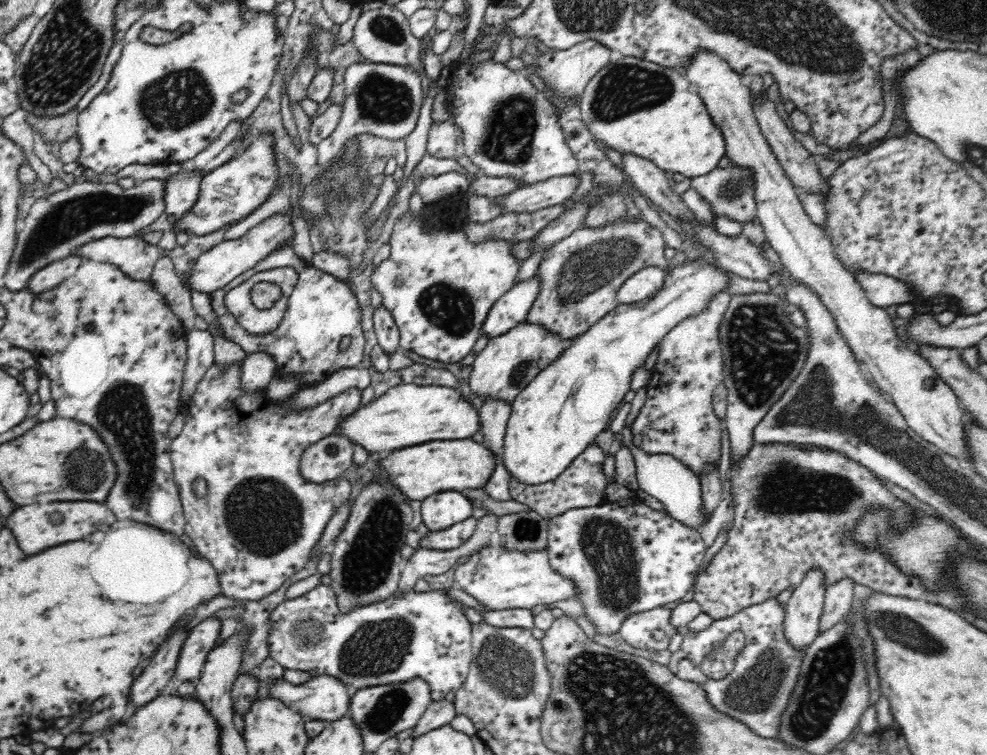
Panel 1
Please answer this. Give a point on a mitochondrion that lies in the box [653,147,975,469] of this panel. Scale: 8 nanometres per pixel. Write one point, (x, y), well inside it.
(763, 351)

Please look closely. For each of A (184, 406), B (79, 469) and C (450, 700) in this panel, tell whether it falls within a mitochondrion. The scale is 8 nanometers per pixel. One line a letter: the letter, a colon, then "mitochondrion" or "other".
A: other
B: mitochondrion
C: other

